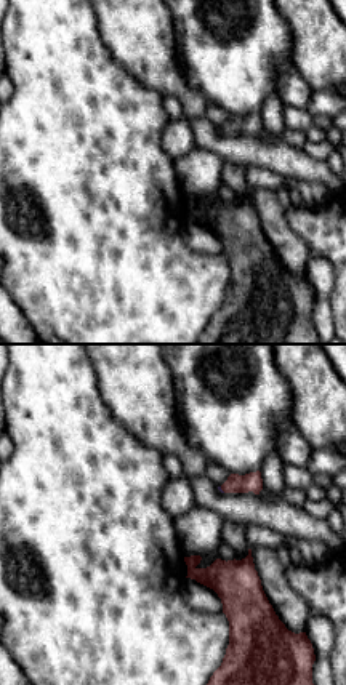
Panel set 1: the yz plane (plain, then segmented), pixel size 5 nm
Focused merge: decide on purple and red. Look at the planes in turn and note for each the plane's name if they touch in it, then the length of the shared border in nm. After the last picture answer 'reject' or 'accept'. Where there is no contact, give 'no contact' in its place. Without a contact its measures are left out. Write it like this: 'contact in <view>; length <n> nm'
contact in yz; length 40 nm

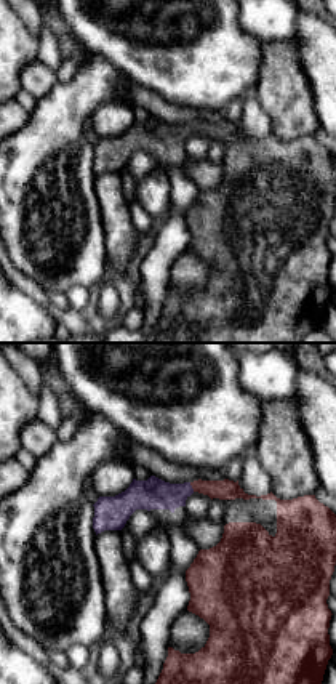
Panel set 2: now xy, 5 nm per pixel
contact in xy; length 50 nm

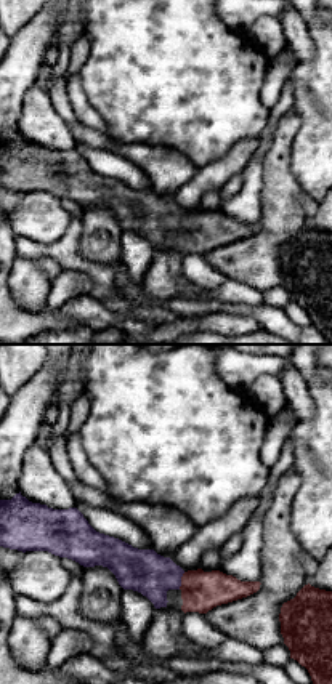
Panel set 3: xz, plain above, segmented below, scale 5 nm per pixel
contact in xz; length 90 nm

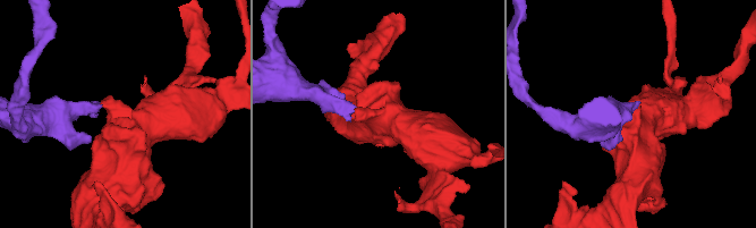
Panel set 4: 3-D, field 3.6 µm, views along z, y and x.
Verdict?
accept

